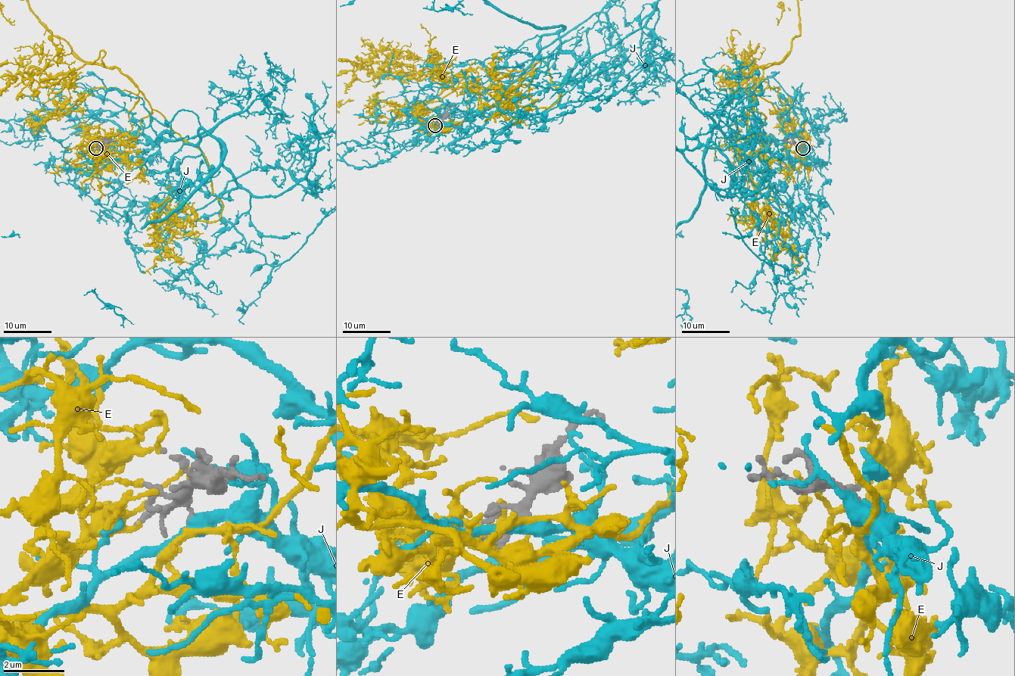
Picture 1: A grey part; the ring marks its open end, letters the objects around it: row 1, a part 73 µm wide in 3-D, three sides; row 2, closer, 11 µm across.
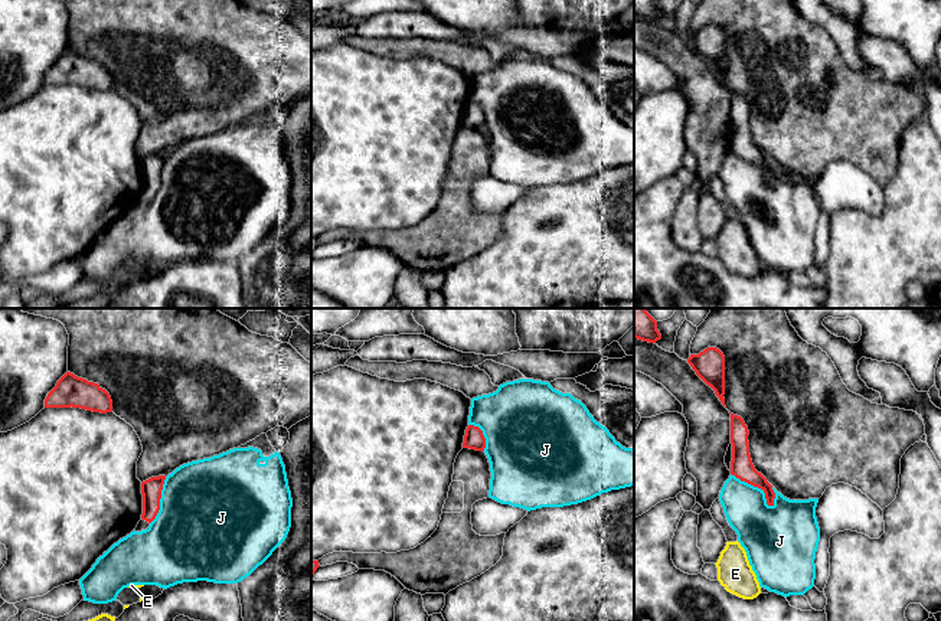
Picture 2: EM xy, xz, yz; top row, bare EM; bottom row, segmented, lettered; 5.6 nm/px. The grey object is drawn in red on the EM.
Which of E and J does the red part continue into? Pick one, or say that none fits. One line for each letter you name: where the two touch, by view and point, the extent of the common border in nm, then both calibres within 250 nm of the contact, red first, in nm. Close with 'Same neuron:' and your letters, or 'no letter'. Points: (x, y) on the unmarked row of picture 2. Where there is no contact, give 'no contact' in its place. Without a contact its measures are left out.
E: no contact
Same neuron: E

